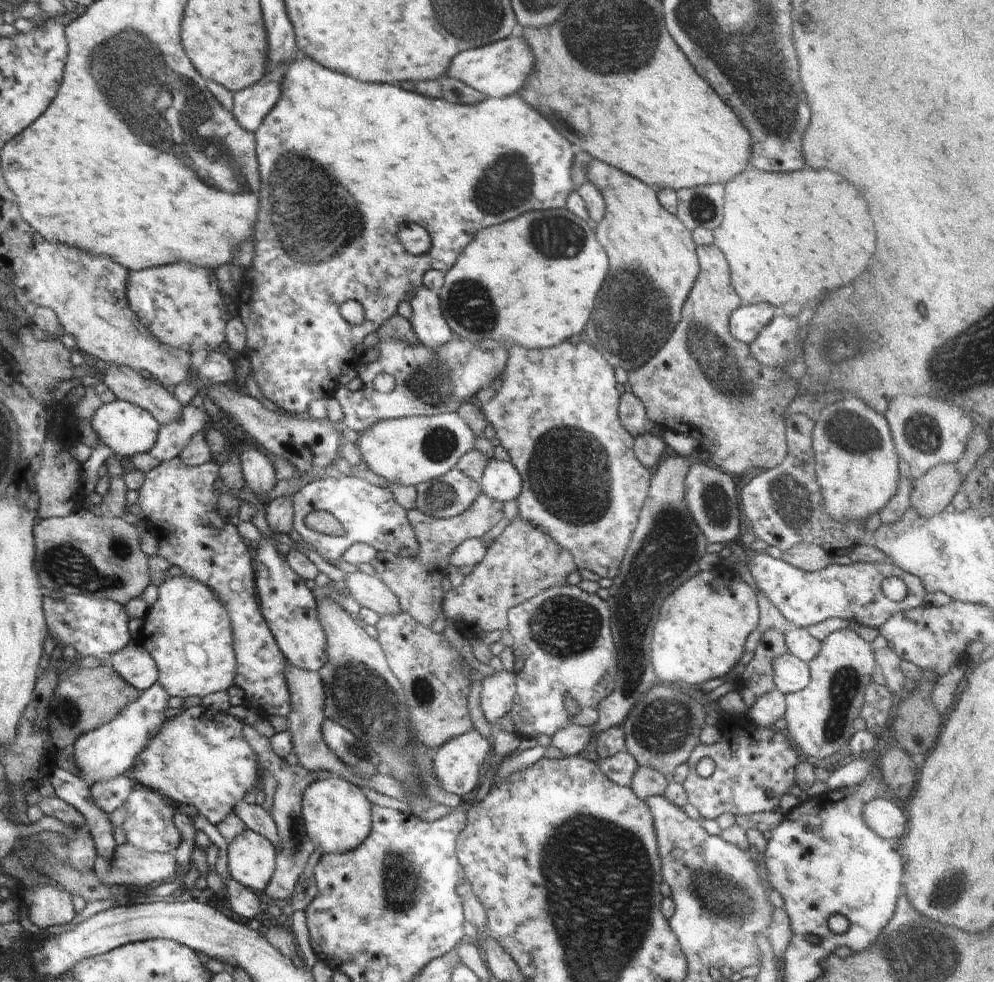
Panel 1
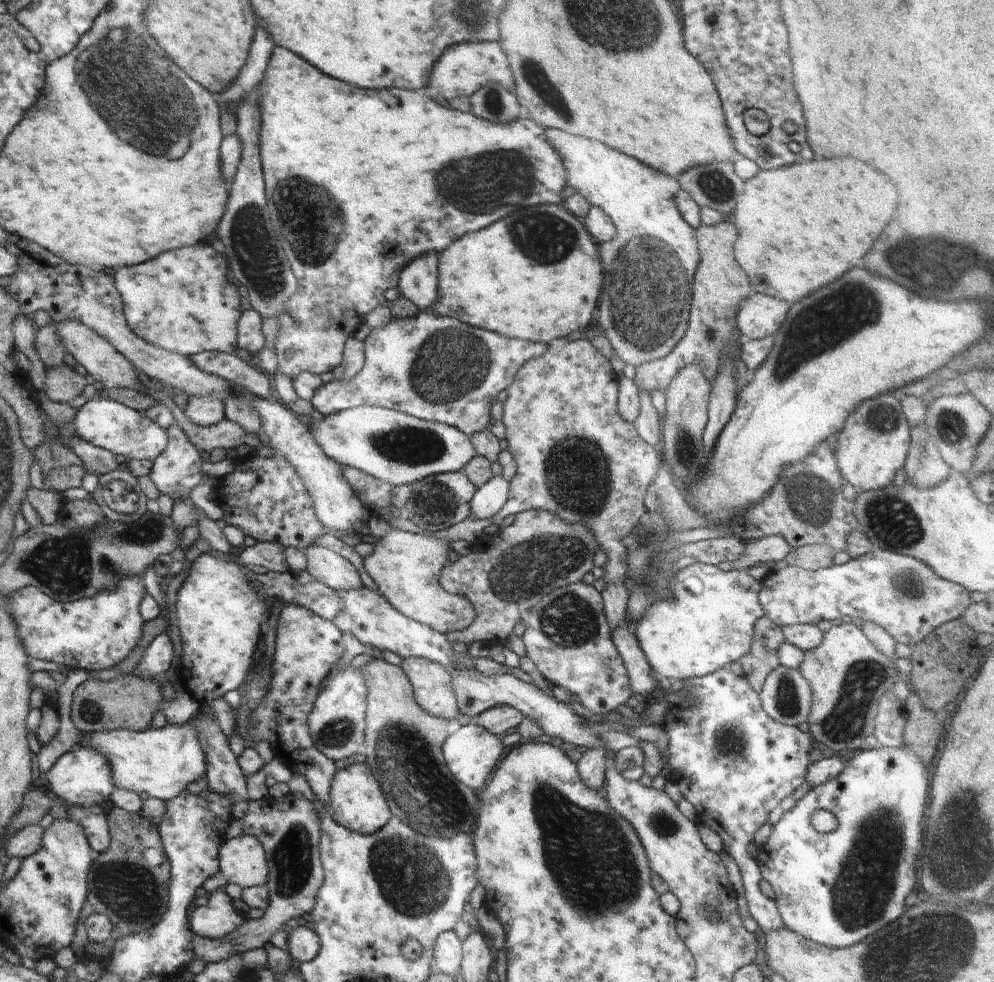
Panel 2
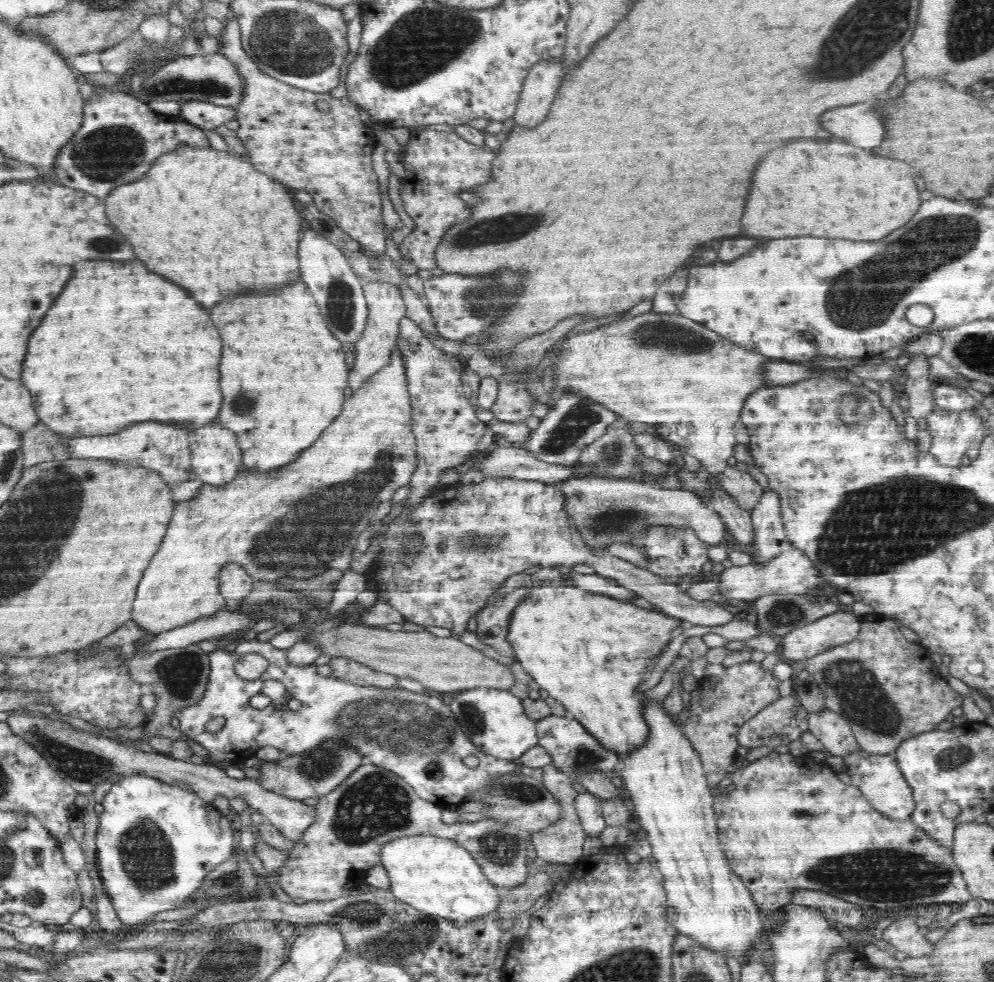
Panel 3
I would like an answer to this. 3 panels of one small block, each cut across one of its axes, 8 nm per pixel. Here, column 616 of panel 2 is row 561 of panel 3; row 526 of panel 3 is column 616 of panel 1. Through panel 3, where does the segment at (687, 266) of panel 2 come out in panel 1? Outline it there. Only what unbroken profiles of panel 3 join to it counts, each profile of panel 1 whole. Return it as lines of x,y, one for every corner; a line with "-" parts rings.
590,160
585,173
588,180
601,192
605,200
606,212
602,220
594,226
596,238
608,254
610,270
602,282
602,288
594,300
594,312
586,326
586,336
590,344
613,366
621,366
631,371
650,360
659,348
668,340
674,326
680,320
680,310
688,298
700,268
696,250
690,238
688,228
682,222
666,212
656,198
656,192
650,190
640,180
634,180
626,172
604,164
600,160

